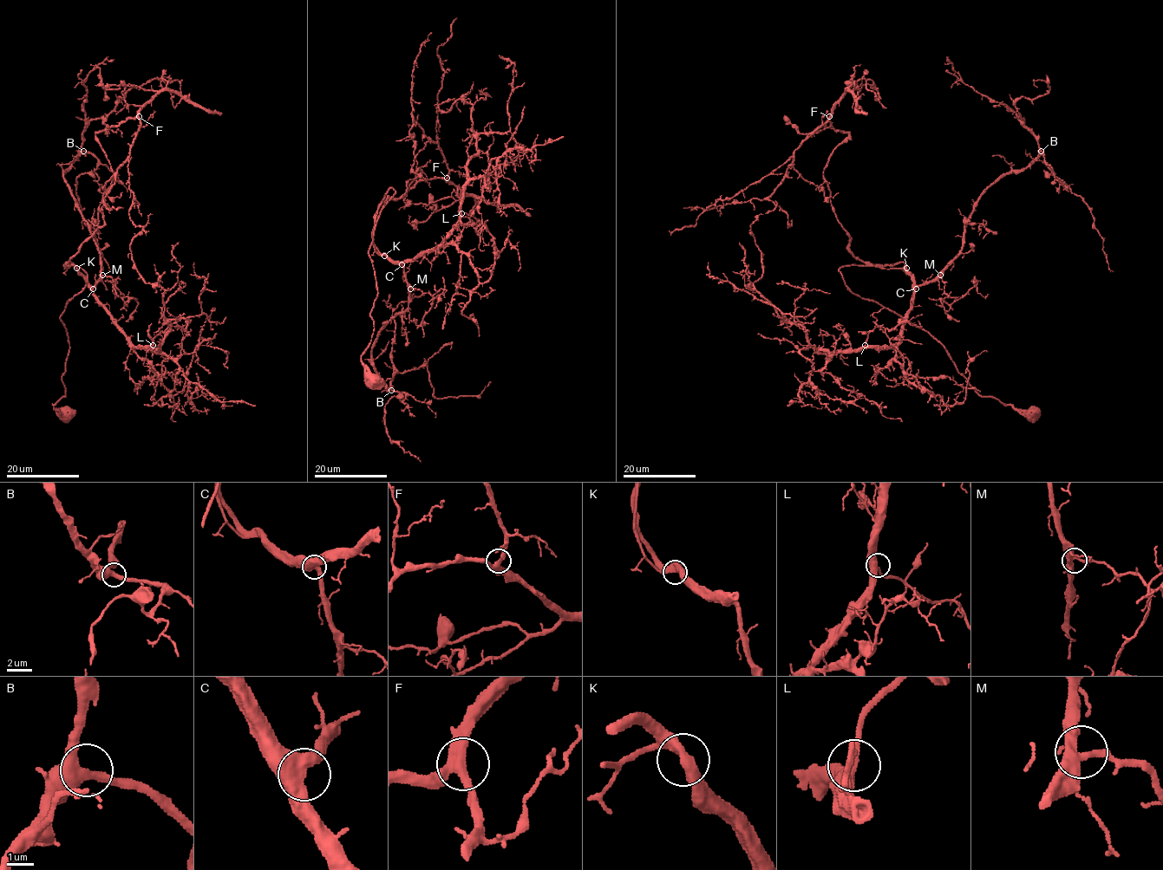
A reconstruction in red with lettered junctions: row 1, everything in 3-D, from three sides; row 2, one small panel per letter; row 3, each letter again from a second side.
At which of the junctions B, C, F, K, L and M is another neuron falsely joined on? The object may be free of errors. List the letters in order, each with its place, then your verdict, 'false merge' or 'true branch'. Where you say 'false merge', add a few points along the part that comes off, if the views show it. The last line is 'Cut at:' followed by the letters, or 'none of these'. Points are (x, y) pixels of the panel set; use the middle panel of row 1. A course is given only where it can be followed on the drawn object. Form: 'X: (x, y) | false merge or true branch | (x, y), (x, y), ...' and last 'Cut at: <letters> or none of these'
B: (391, 390) | true branch
C: (401, 264) | true branch
F: (447, 178) | true branch
K: (384, 256) | true branch
L: (461, 213) | true branch
M: (410, 288) | true branch
Cut at: none of these

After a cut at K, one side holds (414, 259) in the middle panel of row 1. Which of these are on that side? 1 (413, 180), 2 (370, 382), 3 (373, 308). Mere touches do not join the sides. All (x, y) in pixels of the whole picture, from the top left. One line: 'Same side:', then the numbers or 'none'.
Same side: 1

